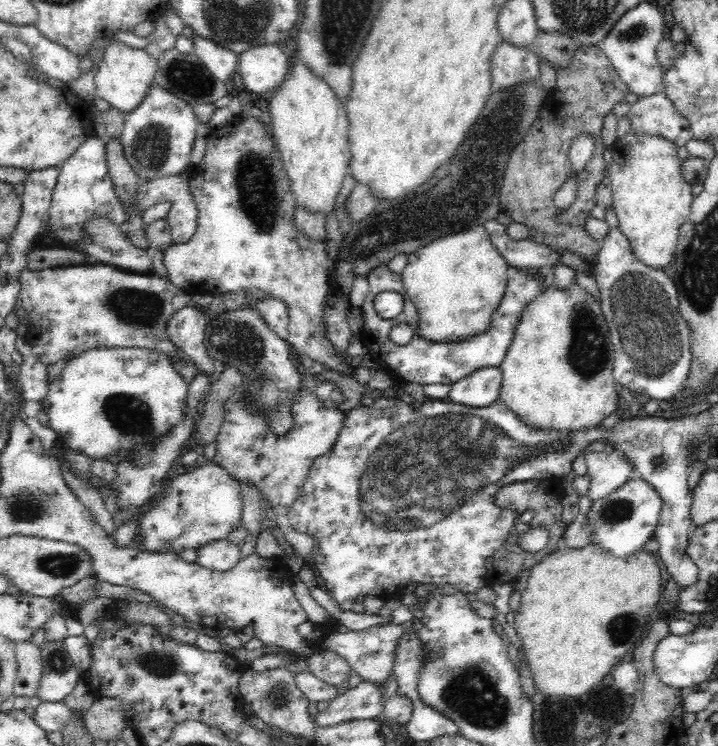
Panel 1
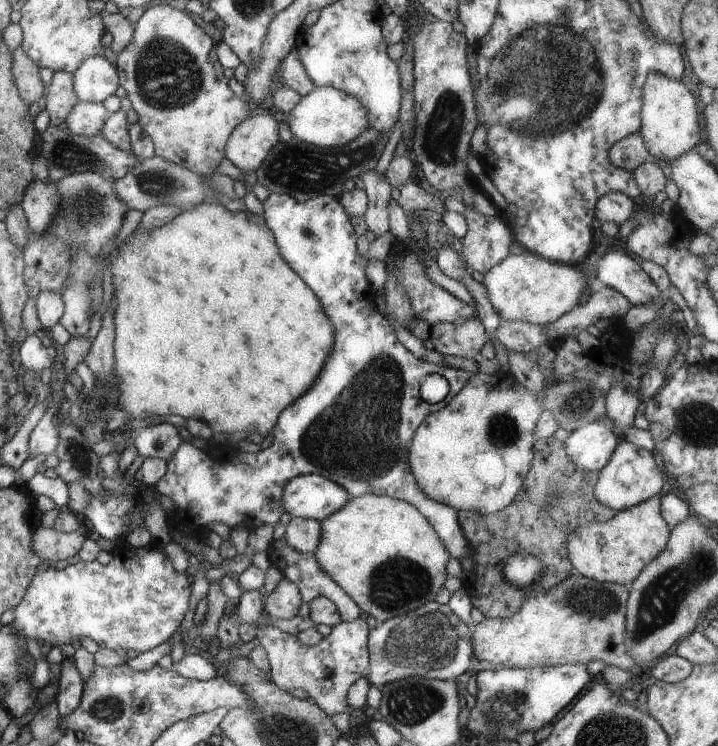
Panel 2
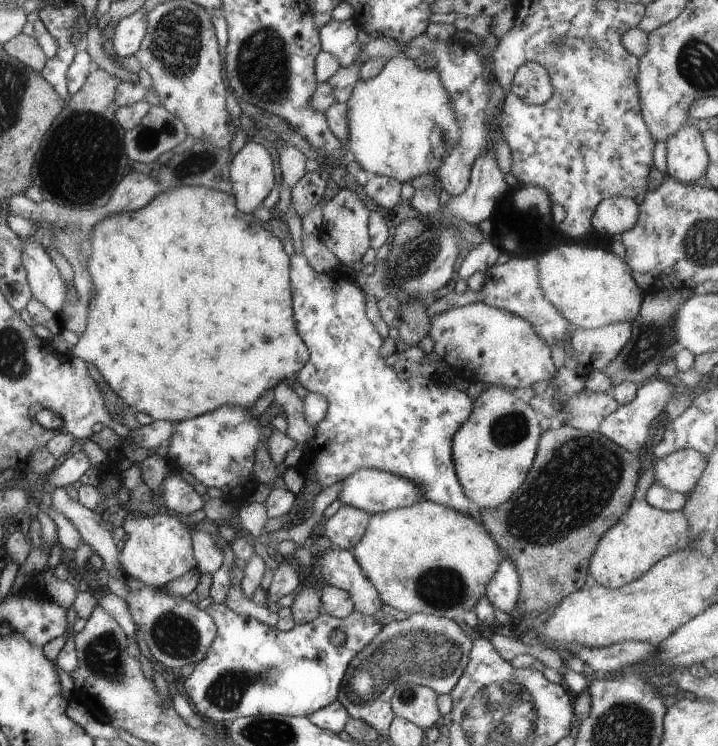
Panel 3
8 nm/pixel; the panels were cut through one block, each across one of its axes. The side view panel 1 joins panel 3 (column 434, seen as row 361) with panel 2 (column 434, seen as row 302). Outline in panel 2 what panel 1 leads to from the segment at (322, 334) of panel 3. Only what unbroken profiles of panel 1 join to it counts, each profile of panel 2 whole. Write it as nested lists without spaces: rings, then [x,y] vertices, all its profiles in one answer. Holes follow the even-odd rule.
[[[270,193],[262,205],[263,213],[260,216],[273,233],[279,254],[317,296],[333,327],[332,349],[318,372],[321,378],[316,378],[311,388],[299,396],[299,400],[285,406],[285,410],[279,414],[275,428],[269,432],[272,436],[269,447],[254,453],[237,454],[237,458],[233,460],[219,460],[217,456],[207,454],[189,443],[179,445],[166,462],[163,476],[155,484],[159,494],[164,494],[173,501],[169,526],[202,535],[209,522],[223,522],[229,529],[243,527],[249,530],[264,524],[275,525],[284,512],[283,485],[297,475],[314,474],[340,484],[351,498],[369,493],[412,504],[433,527],[451,557],[459,560],[464,556],[469,557],[472,550],[458,526],[457,510],[435,502],[420,491],[410,472],[407,455],[413,433],[422,420],[445,406],[465,386],[472,374],[441,363],[433,364],[418,359],[397,342],[389,322],[375,308],[375,290],[364,275],[367,258],[357,253],[358,236],[351,229],[349,216],[341,206],[339,197],[317,195],[306,201],[296,201],[288,194]],[[431,373],[440,374],[448,382],[447,396],[436,403],[423,402],[419,394],[422,380]]]

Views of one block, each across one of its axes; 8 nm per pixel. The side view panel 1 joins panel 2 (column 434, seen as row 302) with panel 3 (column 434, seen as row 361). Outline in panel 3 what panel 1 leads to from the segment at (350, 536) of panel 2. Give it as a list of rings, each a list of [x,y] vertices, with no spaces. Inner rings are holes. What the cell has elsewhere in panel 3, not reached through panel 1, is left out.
[[[429,501],[372,514],[361,540],[351,551],[363,576],[373,584],[383,604],[389,604],[391,608],[402,610],[408,615],[422,612],[454,621],[467,610],[472,610],[477,600],[485,596],[485,586],[502,557],[495,540],[489,536],[482,523],[455,512],[453,508]]]

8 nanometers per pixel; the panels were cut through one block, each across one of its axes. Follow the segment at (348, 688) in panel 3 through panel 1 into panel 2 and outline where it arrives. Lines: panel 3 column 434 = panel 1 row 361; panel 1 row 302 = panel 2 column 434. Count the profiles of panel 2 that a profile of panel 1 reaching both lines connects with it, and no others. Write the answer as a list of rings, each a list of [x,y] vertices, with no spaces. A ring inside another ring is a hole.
[[[434,600],[384,620],[368,630],[368,668],[365,678],[370,686],[375,686],[378,690],[385,683],[405,677],[453,680],[469,668],[469,660],[474,652],[471,629],[447,605]]]

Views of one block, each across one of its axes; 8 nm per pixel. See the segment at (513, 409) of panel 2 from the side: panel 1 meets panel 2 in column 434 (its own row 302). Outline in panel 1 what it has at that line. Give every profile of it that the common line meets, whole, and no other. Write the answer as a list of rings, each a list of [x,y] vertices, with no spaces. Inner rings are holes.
[[[482,225],[437,238],[407,255],[407,264],[400,273],[400,278],[405,294],[418,311],[416,336],[424,337],[432,343],[455,343],[486,332],[492,324],[492,314],[503,299],[508,268],[509,264],[494,248]]]

